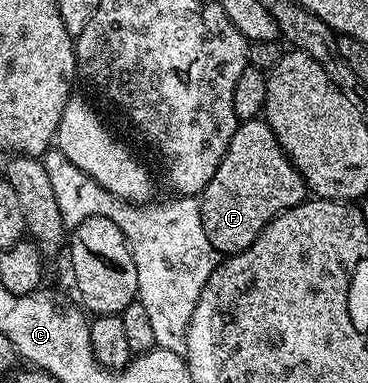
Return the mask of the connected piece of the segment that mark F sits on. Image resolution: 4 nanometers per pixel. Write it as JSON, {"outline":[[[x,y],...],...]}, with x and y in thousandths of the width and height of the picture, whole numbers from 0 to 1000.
{"outline":[[[720,311],[663,313],[649,321],[641,350],[630,350],[630,371],[620,371],[620,392],[587,433],[587,454],[576,454],[576,475],[543,507],[549,525],[549,577],[554,611],[565,611],[565,632],[595,663],[660,658],[723,593],[785,543],[834,520],[837,493],[821,470],[821,457],[799,441],[796,423],[780,413],[777,397],[761,381],[750,350],[726,329]]]}

